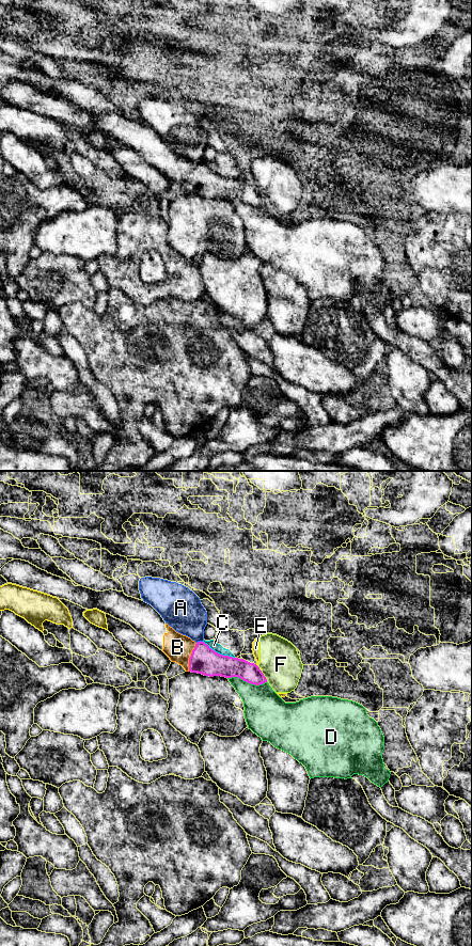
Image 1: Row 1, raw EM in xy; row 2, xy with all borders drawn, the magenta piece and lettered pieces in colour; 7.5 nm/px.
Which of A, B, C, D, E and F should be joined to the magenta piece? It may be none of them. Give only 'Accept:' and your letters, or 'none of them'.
Accept: B

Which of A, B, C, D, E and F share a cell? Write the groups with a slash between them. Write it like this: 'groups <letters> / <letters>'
groups A / B / C / D / E F

